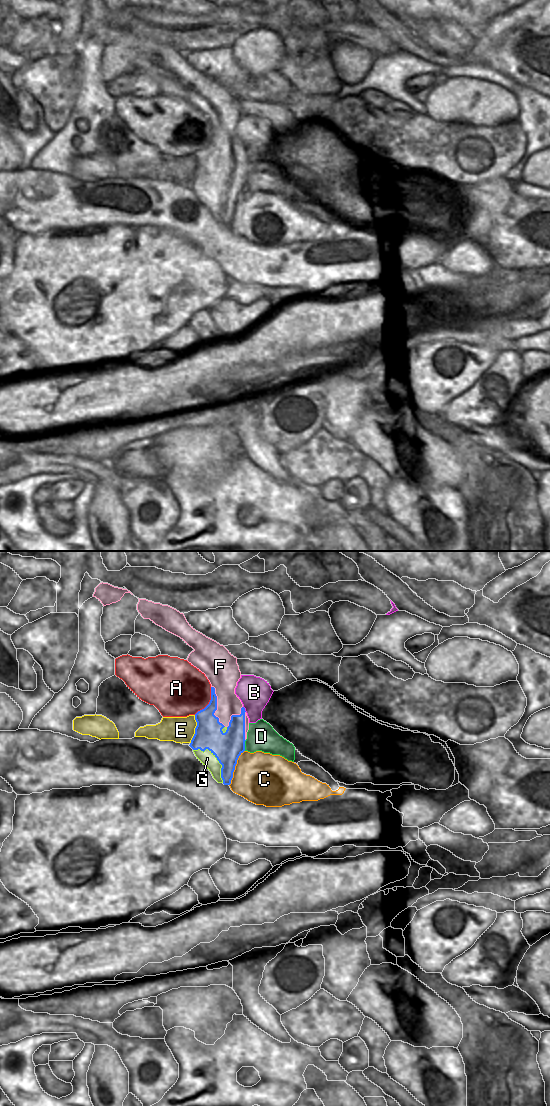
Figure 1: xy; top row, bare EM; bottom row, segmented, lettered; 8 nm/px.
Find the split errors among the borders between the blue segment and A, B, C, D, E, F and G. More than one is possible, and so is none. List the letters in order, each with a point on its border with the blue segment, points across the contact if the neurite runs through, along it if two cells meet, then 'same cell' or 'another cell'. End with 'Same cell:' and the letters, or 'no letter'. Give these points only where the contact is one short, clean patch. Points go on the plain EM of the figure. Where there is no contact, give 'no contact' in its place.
A: xy (209, 142) | another cell
B: xy (244, 149) | along xy (243, 146), (246, 151) | another cell
C: xy (234, 208) | another cell
D: xy (244, 185) | across xy (227, 187), (229, 185), (244, 185), (252, 184), (261, 176) | same cell
E: xy (195, 169) | another cell
F: xy (216, 146) | another cell
G: xy (217, 199) | another cell
Same cell: D

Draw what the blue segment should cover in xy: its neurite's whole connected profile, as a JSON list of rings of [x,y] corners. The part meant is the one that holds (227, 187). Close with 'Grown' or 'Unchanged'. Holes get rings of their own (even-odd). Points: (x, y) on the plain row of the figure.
[[[211,127],[211,140],[209,144],[202,150],[195,154],[195,160],[197,166],[195,168],[195,174],[191,180],[190,187],[193,190],[200,189],[205,191],[208,189],[222,205],[221,218],[224,225],[230,225],[233,218],[233,212],[237,204],[239,196],[244,192],[248,191],[254,193],[256,191],[262,191],[264,193],[270,193],[272,195],[280,195],[288,201],[294,202],[295,200],[295,187],[292,183],[280,176],[273,167],[264,161],[263,159],[258,160],[256,163],[249,163],[249,170],[245,172],[245,148],[241,148],[240,155],[232,155],[224,173],[222,169],[225,167],[219,162],[219,158],[214,155],[217,150],[217,136],[215,134],[215,128]]]. Grown.

